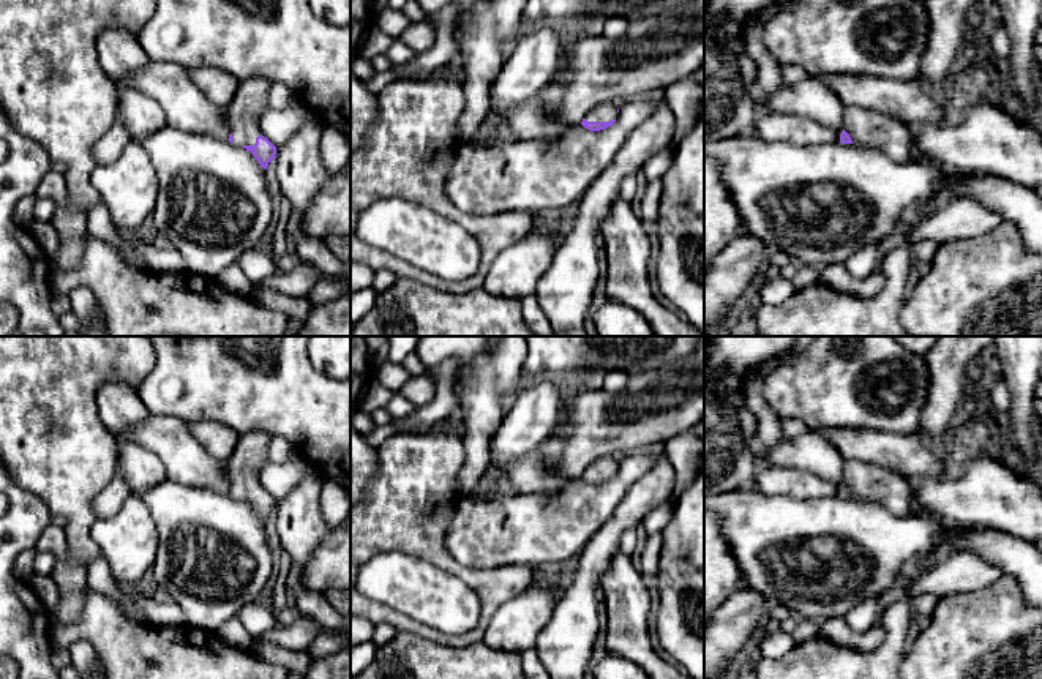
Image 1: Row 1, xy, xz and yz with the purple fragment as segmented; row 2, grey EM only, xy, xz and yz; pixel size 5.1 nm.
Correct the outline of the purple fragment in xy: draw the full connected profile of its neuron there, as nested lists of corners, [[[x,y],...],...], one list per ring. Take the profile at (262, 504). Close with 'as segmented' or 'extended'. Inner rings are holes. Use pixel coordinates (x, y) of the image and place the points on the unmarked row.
[[[262,430],[240,434],[224,463],[231,482],[227,494],[251,505],[264,523],[276,508],[276,501],[259,483],[259,471],[268,463],[268,442],[270,433]]] | extended

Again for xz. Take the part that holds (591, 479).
[[[611,455],[595,460],[583,472],[581,478],[590,485],[600,485],[611,480],[617,472],[617,463]]] | extended

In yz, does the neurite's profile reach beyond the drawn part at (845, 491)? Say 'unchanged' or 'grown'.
grown

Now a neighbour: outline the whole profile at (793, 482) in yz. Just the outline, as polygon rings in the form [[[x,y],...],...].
[[[769,466],[756,474],[756,488],[770,496],[789,496],[794,499],[819,499],[838,494],[838,485],[797,467]]]

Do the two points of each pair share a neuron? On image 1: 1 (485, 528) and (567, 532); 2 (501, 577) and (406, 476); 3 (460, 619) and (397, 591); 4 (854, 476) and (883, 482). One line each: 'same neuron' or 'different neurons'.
1: same neuron
2: same neuron
3: same neuron
4: same neuron

